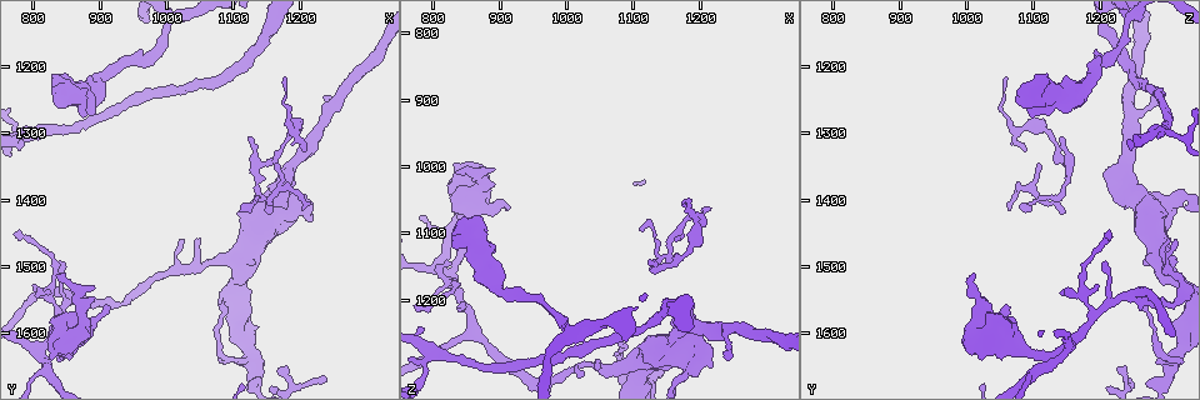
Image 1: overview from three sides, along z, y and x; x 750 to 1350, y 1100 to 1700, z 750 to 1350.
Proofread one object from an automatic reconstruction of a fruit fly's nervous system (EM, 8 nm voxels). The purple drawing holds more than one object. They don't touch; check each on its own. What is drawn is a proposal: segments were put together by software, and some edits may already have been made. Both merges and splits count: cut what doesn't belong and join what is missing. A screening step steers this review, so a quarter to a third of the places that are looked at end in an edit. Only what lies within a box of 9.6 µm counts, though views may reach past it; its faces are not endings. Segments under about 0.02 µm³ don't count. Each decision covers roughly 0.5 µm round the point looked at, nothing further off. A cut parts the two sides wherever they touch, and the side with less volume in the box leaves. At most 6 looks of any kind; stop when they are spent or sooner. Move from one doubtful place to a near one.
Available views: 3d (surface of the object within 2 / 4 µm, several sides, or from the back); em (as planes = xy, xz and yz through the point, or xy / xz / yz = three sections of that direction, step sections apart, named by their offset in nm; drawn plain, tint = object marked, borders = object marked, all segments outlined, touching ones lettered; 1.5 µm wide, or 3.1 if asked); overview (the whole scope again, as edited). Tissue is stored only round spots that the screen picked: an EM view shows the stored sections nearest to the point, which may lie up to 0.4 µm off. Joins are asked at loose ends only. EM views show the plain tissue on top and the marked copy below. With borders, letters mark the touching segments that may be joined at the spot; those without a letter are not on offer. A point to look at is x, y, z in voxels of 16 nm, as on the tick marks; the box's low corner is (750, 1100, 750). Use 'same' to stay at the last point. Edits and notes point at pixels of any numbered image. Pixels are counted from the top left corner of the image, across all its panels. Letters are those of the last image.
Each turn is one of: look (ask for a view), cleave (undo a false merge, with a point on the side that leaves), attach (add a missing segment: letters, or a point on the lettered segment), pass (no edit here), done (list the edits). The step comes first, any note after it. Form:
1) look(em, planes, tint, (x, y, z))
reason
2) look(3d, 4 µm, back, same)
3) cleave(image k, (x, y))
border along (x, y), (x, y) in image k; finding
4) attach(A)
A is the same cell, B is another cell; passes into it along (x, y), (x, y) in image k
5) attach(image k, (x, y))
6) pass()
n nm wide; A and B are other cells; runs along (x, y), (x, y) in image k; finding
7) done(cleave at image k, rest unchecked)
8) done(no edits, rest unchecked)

look(em, planes, borders, (1155, 1405, 1135))
abrupt turn

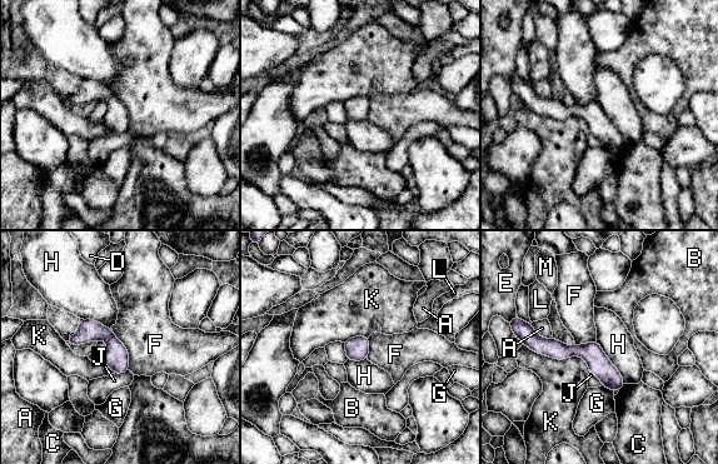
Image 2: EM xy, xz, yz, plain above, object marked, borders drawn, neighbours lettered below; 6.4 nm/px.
pass()
A, B, C, D, E, F, G, H, J, K, L and M are other cells; runs along (518, 332), (586, 350), (621, 383) in image 2; all the same cell

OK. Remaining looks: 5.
look(3d, 2 µm, (1090, 1550, 1260))
thin end

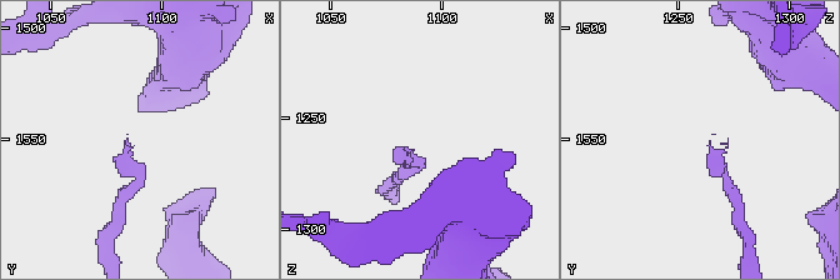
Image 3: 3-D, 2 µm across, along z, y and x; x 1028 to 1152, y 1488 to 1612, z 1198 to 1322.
look(em, planes, borders, (1085, 1552, 1265))

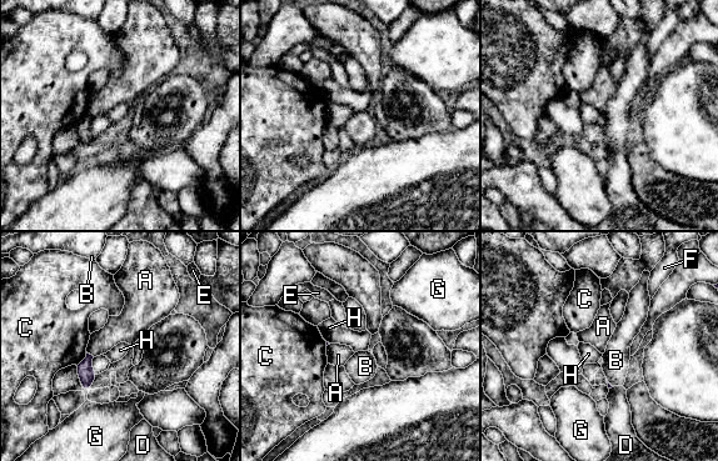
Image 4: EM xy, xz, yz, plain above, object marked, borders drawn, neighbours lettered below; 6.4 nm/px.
pass()
C touches over 120 nm; A, B, C, D, E, F, G and H are other cells; border along (86, 351), (94, 356) in image 4; no lettered segment goes on from it

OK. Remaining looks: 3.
look(3d, 4 µm, (825, 1540, 1150))
an open end

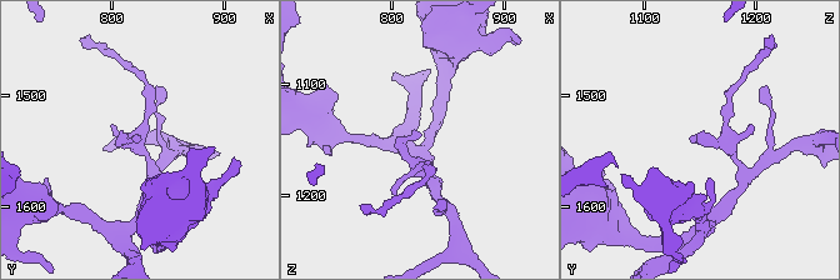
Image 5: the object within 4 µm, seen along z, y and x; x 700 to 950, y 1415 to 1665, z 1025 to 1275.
look(em, planes, borders, (824, 1538, 1148))
need the tissue

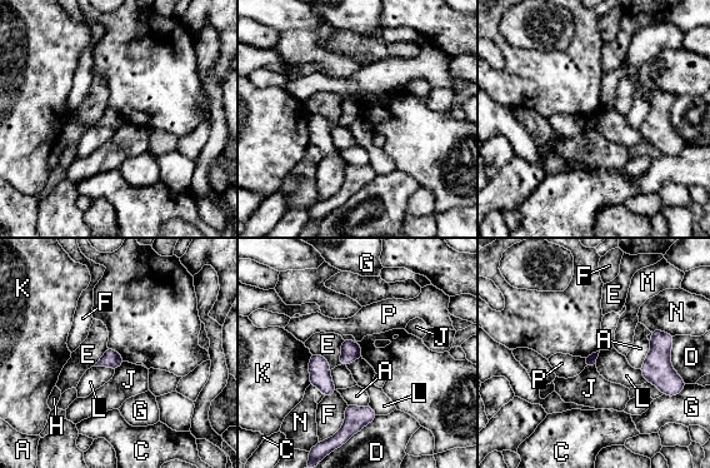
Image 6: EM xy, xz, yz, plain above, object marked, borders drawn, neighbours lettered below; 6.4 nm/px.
pass()
A, C, D, E, F, G, H, J, K, L, M, N and P are other cells; border along (94, 366), (106, 366), (114, 371) in image 6; none of them fits

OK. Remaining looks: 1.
done(no edits, rest unchecked)

